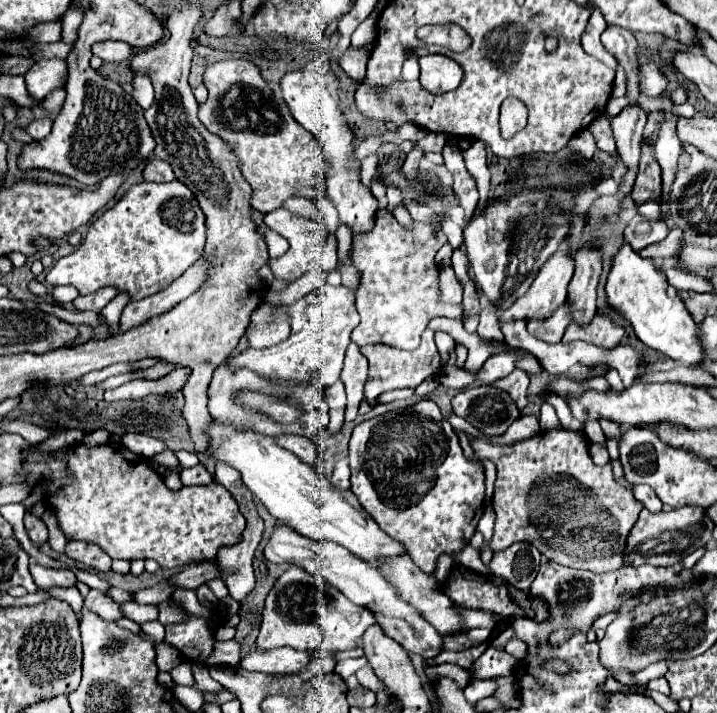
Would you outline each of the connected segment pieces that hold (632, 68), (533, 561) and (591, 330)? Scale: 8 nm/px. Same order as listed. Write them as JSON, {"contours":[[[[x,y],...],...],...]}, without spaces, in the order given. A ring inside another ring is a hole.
{"contours":[[[[608,24],[608,28],[602,32],[602,44],[626,68],[626,76],[628,76],[628,98],[636,100],[640,96],[640,90],[638,90],[636,38],[634,38],[634,34],[628,32],[628,30],[624,30],[624,28],[618,28],[614,24]]],[[[518,542],[504,552],[494,554],[488,568],[494,576],[500,576],[508,580],[508,584],[514,584],[514,588],[530,588],[532,580],[536,578],[538,564],[540,552],[528,542]]],[[[596,312],[596,316],[580,326],[576,322],[572,322],[568,328],[566,328],[566,334],[562,338],[562,342],[574,342],[574,340],[584,340],[584,342],[590,342],[590,344],[596,344],[604,350],[612,350],[614,346],[620,344],[620,338],[624,336],[624,326],[614,322],[608,314],[600,314]]]]}

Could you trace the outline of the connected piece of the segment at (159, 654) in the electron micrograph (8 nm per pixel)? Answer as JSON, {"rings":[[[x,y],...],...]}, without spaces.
{"rings":[[[162,642],[162,644],[156,646],[156,664],[158,664],[158,668],[160,668],[162,672],[164,672],[164,670],[170,672],[174,666],[180,664],[180,660],[182,660],[180,652],[176,652],[176,648],[172,648],[170,644]]]}

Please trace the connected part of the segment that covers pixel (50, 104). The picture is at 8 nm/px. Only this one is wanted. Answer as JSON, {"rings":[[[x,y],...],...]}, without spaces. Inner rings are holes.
{"rings":[[[54,90],[52,94],[48,94],[44,100],[42,100],[42,106],[48,110],[48,112],[52,112],[52,114],[56,114],[60,108],[62,108],[62,102],[64,102],[64,90]]]}

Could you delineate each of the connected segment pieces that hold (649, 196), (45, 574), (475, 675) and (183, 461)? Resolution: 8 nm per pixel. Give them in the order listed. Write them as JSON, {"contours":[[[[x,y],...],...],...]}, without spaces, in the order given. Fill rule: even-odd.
{"contours":[[[[644,144],[644,152],[640,158],[640,174],[636,178],[632,200],[636,204],[642,204],[646,200],[660,202],[660,182],[660,166],[656,162],[654,148],[650,144]]],[[[32,564],[30,566],[30,574],[34,578],[34,582],[42,588],[50,588],[50,586],[74,586],[76,584],[76,574],[72,570],[64,570],[64,568],[46,568],[40,564]]],[[[486,650],[470,668],[472,680],[488,680],[498,674],[514,674],[514,658],[504,650]]],[[[178,450],[178,452],[174,452],[174,454],[176,454],[176,458],[178,458],[180,466],[184,466],[184,468],[190,468],[190,466],[196,466],[196,464],[200,464],[200,460],[198,460],[196,452],[186,452],[186,450]]]]}

